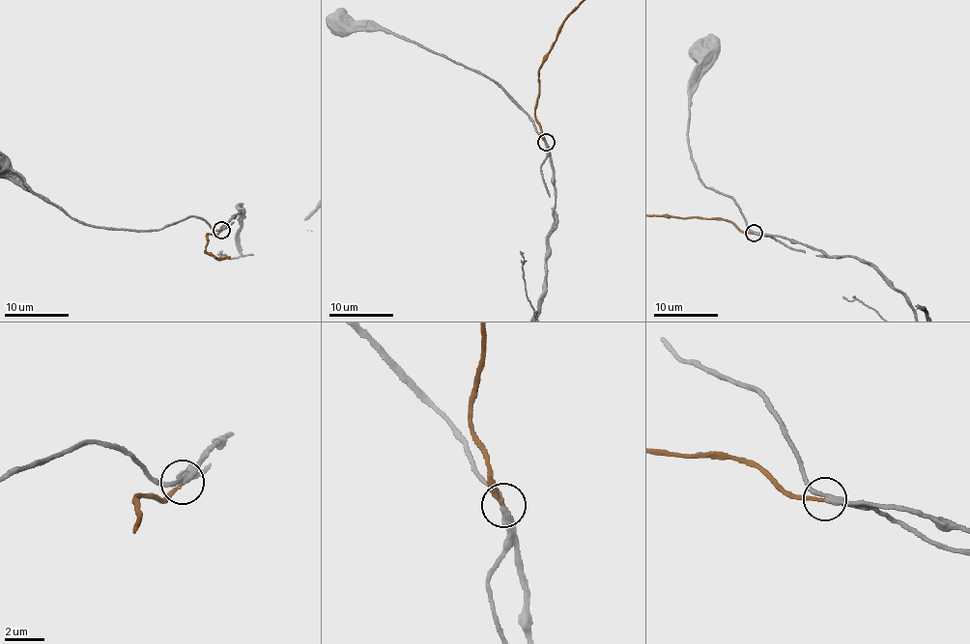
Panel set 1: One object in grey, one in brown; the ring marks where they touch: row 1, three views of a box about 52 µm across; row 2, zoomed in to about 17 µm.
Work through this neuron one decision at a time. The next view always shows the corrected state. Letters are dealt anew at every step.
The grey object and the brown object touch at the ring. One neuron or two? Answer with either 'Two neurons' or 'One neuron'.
One neuron

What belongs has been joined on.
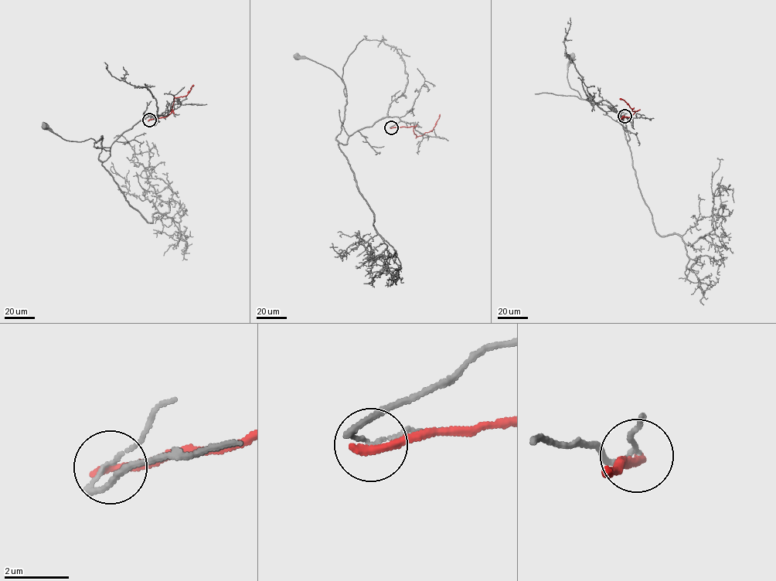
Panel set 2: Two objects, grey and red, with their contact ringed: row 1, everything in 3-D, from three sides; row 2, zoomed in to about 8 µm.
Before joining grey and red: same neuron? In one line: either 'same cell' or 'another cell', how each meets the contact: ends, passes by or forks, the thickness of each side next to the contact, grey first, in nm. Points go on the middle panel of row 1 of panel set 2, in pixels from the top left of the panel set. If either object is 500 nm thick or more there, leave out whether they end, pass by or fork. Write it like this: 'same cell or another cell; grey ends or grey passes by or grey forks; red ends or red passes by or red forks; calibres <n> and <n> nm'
another cell; grey passes by; red ends; calibres 90 and 300 nm

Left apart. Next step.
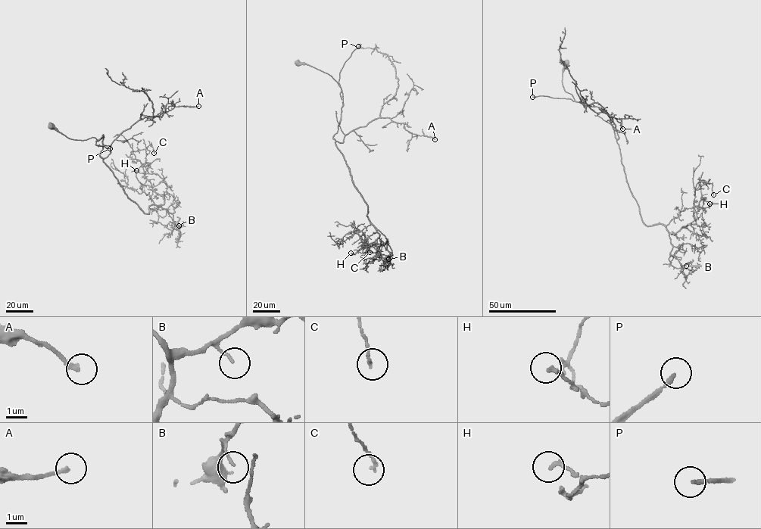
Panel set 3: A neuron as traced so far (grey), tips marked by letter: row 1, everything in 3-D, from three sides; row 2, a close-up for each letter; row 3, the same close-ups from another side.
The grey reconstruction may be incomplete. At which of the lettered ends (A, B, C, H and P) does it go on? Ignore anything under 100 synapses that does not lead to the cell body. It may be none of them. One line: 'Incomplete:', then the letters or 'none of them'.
Incomplete: P

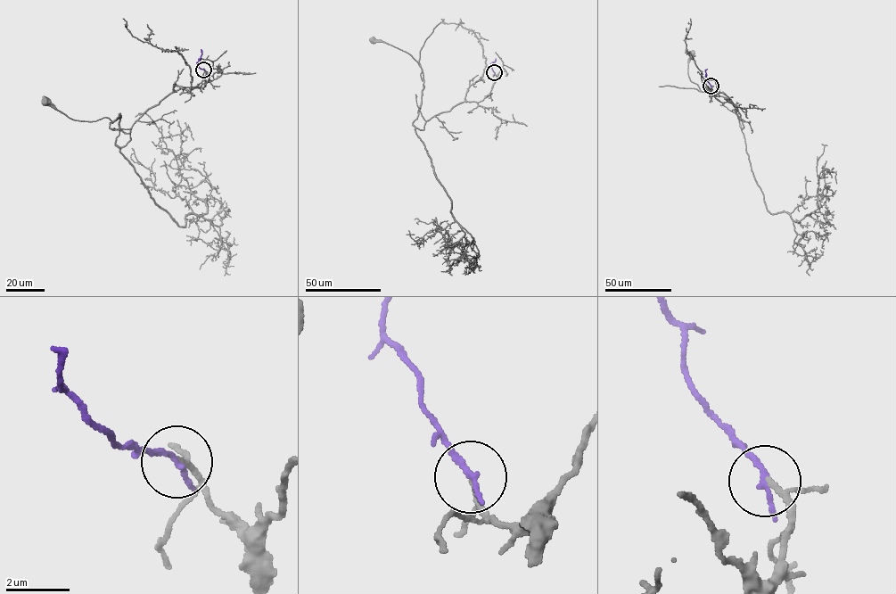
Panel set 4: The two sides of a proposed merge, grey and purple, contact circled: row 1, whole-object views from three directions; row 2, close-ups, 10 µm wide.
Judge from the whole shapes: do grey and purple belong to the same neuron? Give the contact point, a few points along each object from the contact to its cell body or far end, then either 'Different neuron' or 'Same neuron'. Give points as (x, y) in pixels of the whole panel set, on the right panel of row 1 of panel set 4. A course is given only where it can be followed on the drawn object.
Place: (711, 86). Course of grey: (711, 86), (717, 99), (731, 100), (736, 106), (743, 127), (726, 98), (701, 91), (691, 82), (691, 53). Course of purple: (711, 86), (705, 71), (707, 69). Same neuron

